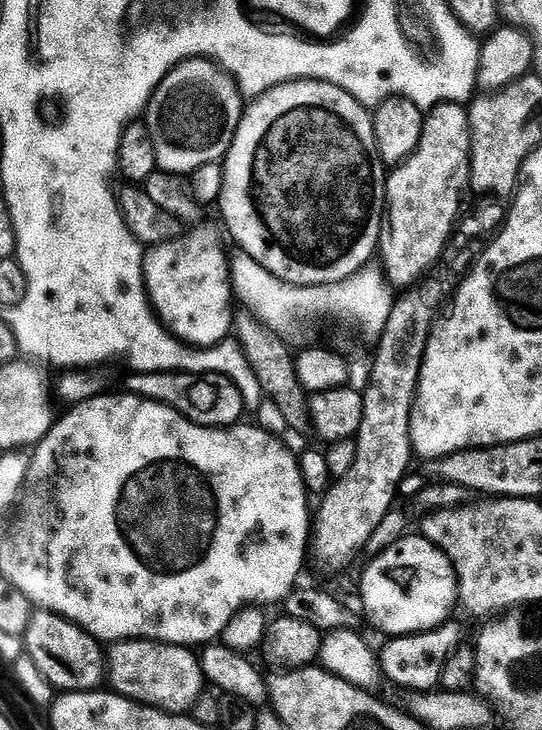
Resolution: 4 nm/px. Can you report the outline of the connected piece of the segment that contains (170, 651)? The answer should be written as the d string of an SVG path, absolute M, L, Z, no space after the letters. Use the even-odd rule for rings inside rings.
M122 640L113 643L111 648L106 656L106 680L111 691L127 700L162 712L188 714L206 692L200 657L191 647L164 644L161 640Z

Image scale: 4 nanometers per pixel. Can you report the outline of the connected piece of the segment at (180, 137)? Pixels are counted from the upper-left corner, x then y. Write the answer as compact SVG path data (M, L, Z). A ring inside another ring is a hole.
M185 60L156 87L152 101L146 109L146 127L156 151L159 171L169 174L193 174L207 164L223 161L232 148L240 120L244 117L246 104L236 81L211 61Z

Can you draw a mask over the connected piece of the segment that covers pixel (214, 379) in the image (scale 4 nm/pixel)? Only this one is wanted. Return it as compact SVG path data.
M145 372L132 374L127 391L139 396L141 401L155 400L167 404L187 420L201 424L203 428L230 428L245 419L246 409L238 386L222 375L196 375L188 372Z

